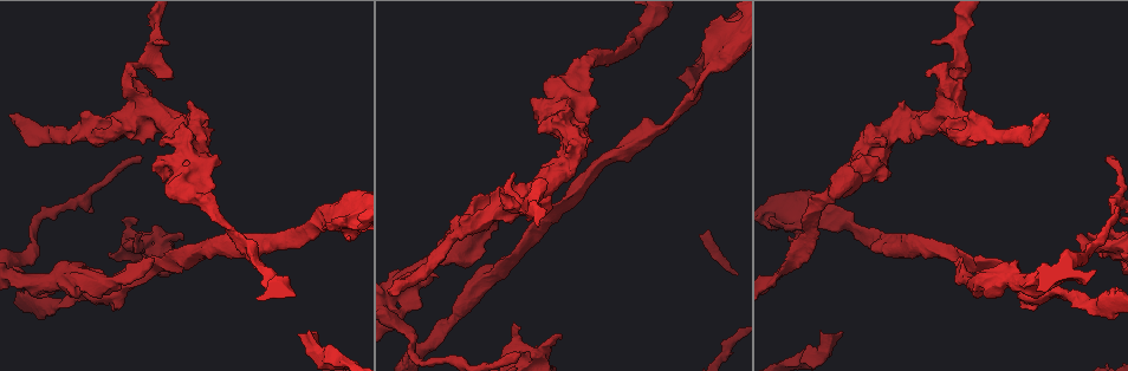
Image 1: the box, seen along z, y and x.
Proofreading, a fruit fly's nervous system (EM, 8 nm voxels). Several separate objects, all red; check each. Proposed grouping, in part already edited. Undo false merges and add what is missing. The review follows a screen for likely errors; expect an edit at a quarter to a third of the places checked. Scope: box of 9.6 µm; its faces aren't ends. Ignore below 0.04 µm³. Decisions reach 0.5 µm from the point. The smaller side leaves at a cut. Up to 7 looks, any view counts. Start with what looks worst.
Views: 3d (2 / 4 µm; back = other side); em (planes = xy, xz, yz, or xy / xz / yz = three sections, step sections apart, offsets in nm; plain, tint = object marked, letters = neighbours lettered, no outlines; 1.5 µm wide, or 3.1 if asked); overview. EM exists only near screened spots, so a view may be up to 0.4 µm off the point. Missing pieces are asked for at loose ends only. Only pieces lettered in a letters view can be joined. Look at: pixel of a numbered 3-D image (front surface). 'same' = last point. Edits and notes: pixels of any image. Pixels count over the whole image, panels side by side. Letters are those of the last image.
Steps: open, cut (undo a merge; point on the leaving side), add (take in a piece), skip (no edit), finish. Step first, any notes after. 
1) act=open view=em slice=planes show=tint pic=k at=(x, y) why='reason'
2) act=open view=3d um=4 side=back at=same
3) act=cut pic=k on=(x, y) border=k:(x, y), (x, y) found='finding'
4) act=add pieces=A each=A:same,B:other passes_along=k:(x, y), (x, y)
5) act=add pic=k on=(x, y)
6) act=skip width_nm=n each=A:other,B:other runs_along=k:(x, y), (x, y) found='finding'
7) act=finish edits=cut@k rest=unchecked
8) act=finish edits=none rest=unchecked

act=open view=3d um=2 pic=1 at=(690, 87) why='an open end'

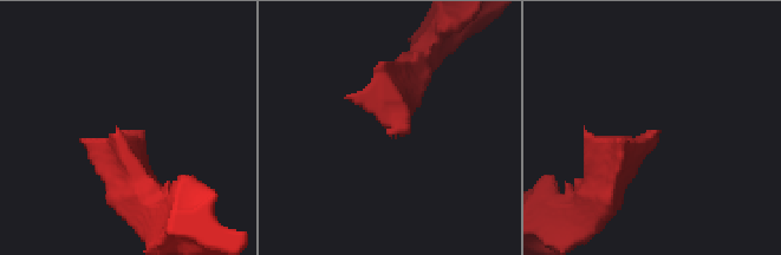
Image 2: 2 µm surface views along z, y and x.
act=open view=em slice=planes show=letters pic=2 at=(123, 130) why='now the EM'

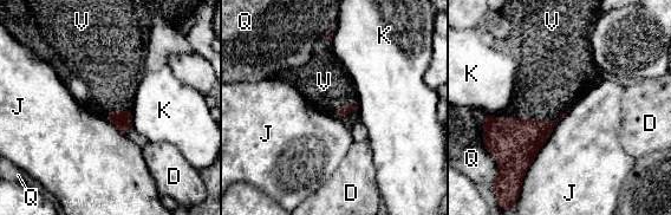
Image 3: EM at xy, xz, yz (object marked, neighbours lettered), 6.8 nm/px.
act=add pieces=V longest_contact=J:550nm each=D:other,J:other,K:other,Q:other,V:same passes_along=3:(514, 142), (533, 121), (545, 86) found='it goes on there'

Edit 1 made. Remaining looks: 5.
act=open view=em slice=xy step=8 show=tint pic=1 at=(181, 238) why='branch stops here'

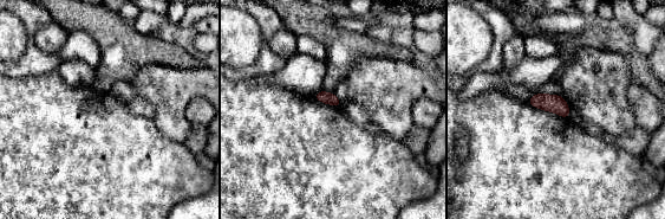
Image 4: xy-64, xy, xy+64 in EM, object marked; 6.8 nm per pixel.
act=open view=em slice=planes show=letters at=same

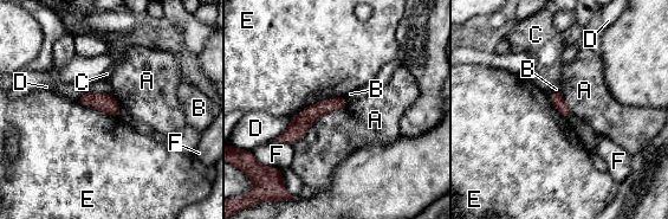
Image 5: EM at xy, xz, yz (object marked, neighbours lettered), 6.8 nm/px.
act=skip each=A:other,B:other,C:other,D:other,E:other,F:other runs_along=5:(343, 101), (318, 109), (281, 139) found='no lettered piece goes on from it'

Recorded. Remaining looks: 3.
act=open view=3d um=2 pic=1 at=(161, 44) why='free end'

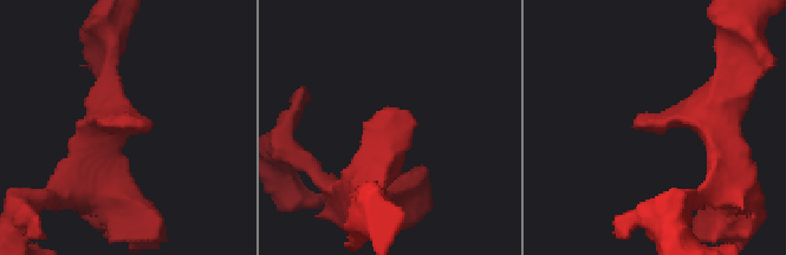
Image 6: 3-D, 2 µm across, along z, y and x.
act=open view=em slice=planes show=letters pic=6 at=(397, 109) why='shape alone is not enough'

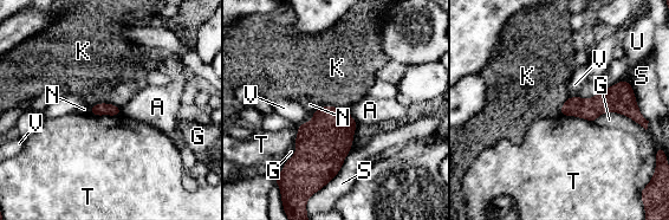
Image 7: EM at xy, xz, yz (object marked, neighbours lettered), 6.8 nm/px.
act=skip each=A:other,G:other,K:other,N:other,S:other,T:other,U:other,V:other border=7:(344, 108), (319, 107), (317, 109) found='none of them fits'

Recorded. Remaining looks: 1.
act=finish edits=add@3 rest=unchecked

